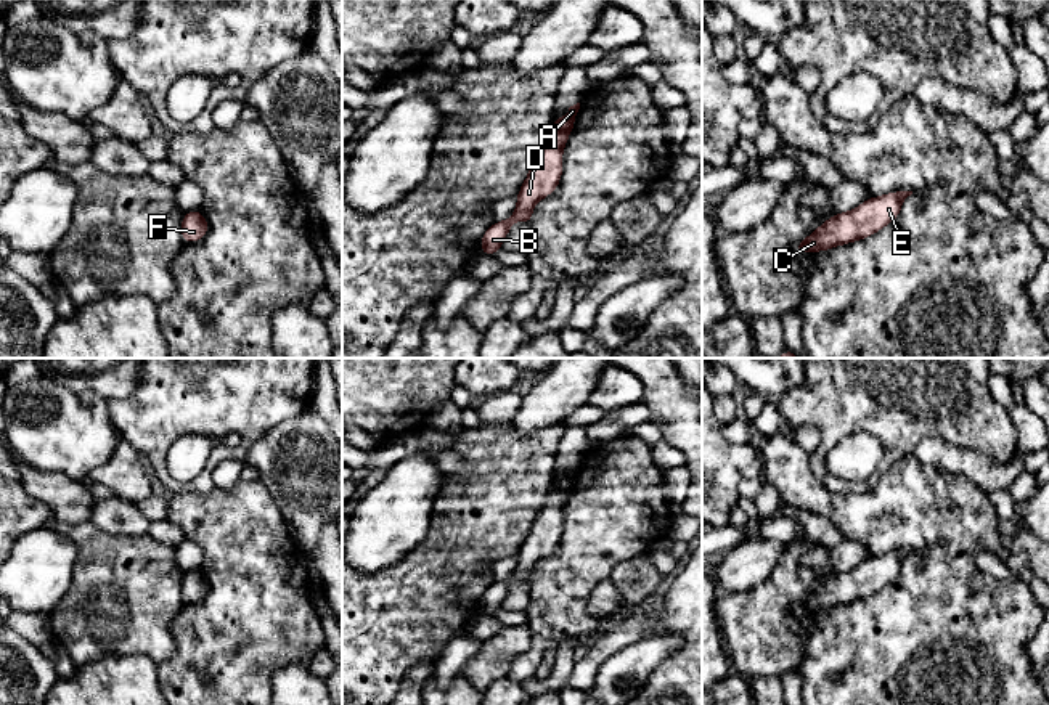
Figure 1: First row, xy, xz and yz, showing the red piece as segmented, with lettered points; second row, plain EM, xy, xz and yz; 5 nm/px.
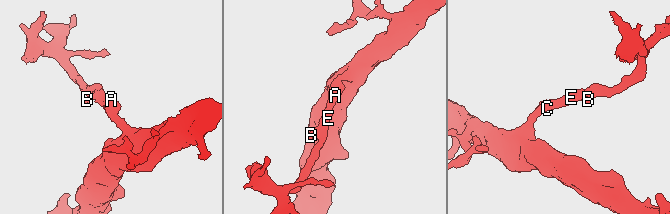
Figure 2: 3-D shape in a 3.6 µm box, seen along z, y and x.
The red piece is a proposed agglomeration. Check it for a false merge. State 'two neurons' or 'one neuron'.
one neuron

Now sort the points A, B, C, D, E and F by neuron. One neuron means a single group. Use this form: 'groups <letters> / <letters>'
groups A B C D E F

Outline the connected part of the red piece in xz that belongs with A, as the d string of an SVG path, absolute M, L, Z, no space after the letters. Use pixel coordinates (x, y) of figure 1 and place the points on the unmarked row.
M580 463L569 467L569 474L561 479L553 479L553 487L541 511L530 525L520 551L517 552L517 567L512 575L503 581L495 581L480 599L480 612L492 617L501 609L503 599L516 580L532 585L533 565L549 556L562 536L562 509L567 503L569 493L575 485L575 475Z

